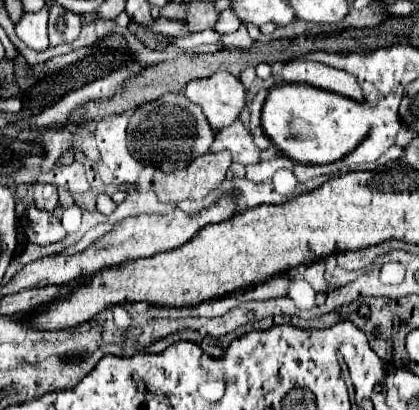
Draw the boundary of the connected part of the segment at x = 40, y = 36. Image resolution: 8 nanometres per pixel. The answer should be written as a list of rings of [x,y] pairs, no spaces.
[[[47,7],[37,13],[25,13],[21,21],[15,25],[17,37],[35,51],[43,51],[49,47],[47,41]]]

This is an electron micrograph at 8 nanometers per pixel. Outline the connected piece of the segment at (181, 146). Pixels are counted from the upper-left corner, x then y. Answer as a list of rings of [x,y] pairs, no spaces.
[[[165,93],[157,101],[145,103],[135,109],[127,127],[127,143],[131,155],[143,163],[153,165],[165,173],[181,169],[181,163],[187,165],[195,157],[209,151],[215,131],[205,121],[201,107],[191,103],[183,93]]]

